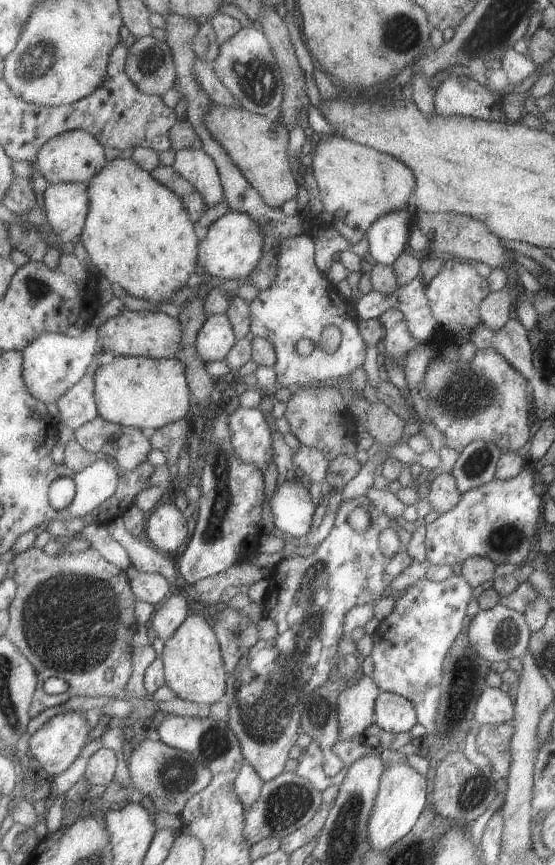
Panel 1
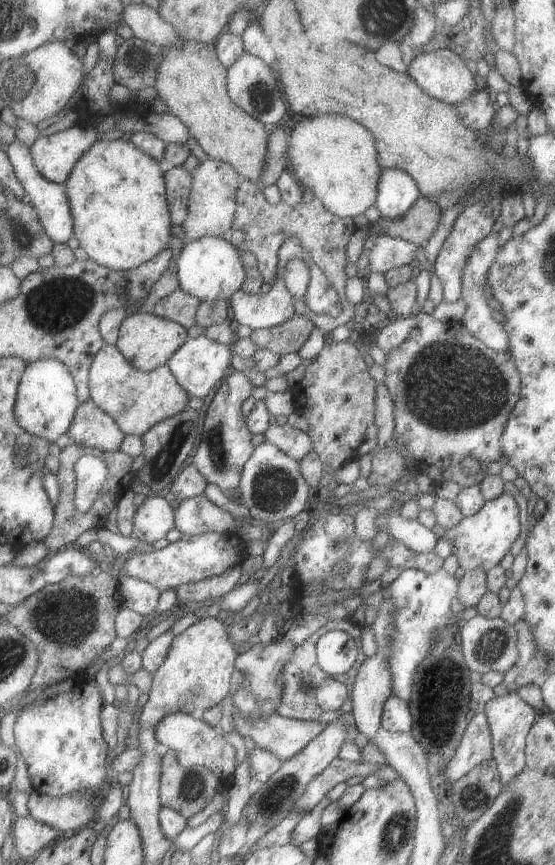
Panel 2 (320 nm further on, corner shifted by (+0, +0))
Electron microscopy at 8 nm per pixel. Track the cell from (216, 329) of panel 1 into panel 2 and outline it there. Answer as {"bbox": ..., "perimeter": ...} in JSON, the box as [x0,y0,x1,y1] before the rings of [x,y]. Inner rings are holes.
{"bbox":[168,335,233,400],"perimeter":[[[204,335],[189,338],[189,341],[185,342],[185,345],[169,360],[168,366],[191,397],[203,400],[217,384],[222,385],[225,382],[225,378],[233,370],[231,359],[229,346],[215,342],[209,336]]]}

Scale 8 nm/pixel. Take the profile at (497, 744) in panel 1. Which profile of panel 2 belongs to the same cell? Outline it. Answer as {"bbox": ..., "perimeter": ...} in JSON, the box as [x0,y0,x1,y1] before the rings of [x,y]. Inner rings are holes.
{"bbox":[447,709,493,783],"perimeter":[[[481,709],[467,726],[463,742],[447,766],[447,778],[455,783],[490,759],[493,759],[493,738],[487,714]]]}

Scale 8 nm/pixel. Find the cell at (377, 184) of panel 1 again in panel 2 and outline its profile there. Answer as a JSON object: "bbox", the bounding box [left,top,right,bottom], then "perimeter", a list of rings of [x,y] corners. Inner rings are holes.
{"bbox":[289,114,383,218],"perimeter":[[[327,114],[327,118],[305,118],[293,127],[289,142],[290,168],[302,188],[308,188],[319,198],[325,208],[340,218],[355,218],[364,214],[370,206],[377,206],[379,182],[383,167],[379,161],[379,148],[373,132],[357,120],[343,114]]]}

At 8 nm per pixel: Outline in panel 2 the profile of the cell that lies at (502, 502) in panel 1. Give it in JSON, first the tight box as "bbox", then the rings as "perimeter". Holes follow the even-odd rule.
{"bbox":[443,493,519,572],"perimeter":[[[502,493],[497,498],[487,501],[475,516],[464,517],[461,524],[449,528],[443,537],[450,541],[453,554],[465,572],[477,568],[483,568],[488,572],[495,564],[499,564],[499,560],[507,554],[517,536],[519,536],[517,504],[513,502],[511,496]]]}

